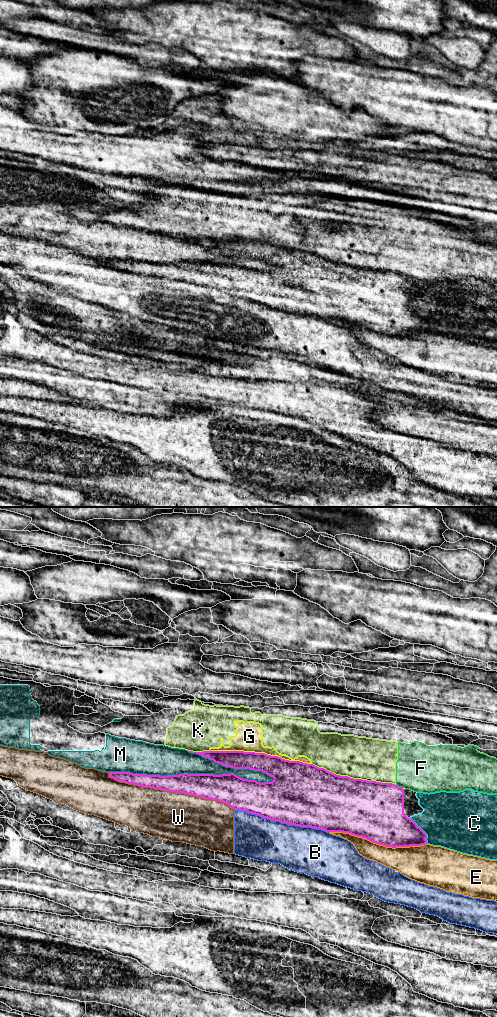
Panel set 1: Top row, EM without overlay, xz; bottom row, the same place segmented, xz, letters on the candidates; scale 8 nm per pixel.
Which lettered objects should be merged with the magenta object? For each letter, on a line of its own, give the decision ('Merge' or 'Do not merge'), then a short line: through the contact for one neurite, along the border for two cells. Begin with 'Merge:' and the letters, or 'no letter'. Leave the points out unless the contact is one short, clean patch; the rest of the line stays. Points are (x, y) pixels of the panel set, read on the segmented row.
Merge: no letter
B: Do not merge
C: Do not merge
E: Do not merge
F: Do not merge. Line: xz (396, 784), (402, 788)
G: Do not merge
K: Do not merge
M: Do not merge
W: Do not merge

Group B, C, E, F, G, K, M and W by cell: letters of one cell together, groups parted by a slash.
B W / C / E / F G K / M

